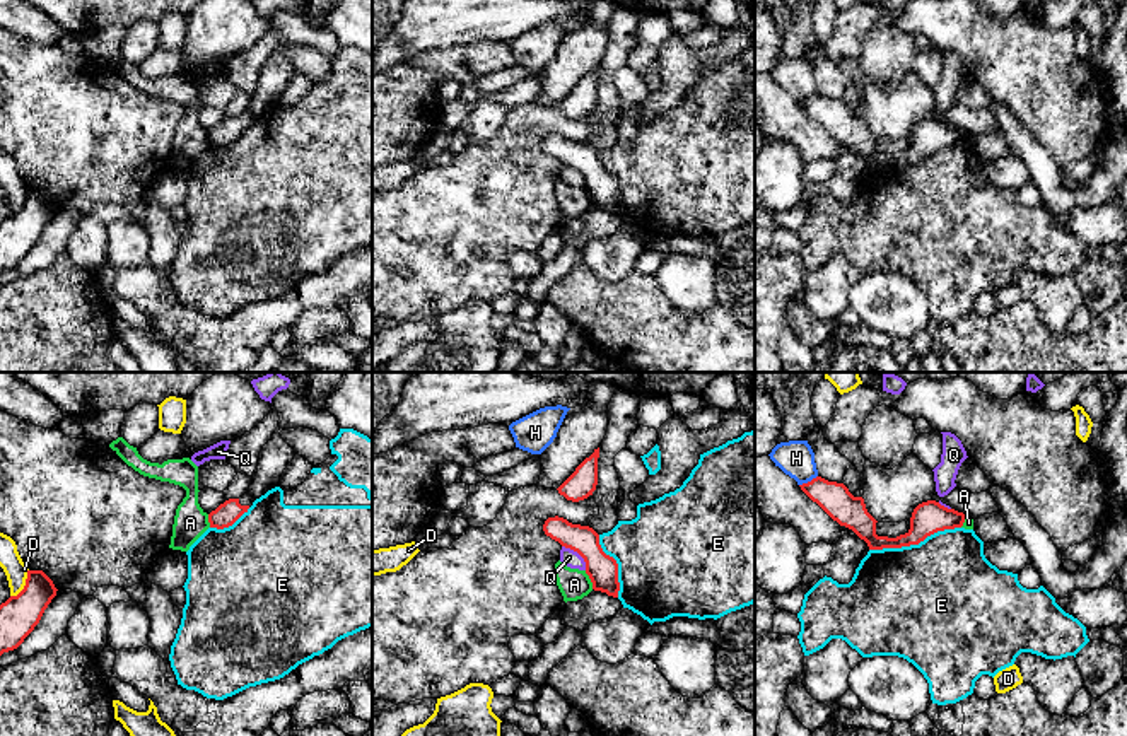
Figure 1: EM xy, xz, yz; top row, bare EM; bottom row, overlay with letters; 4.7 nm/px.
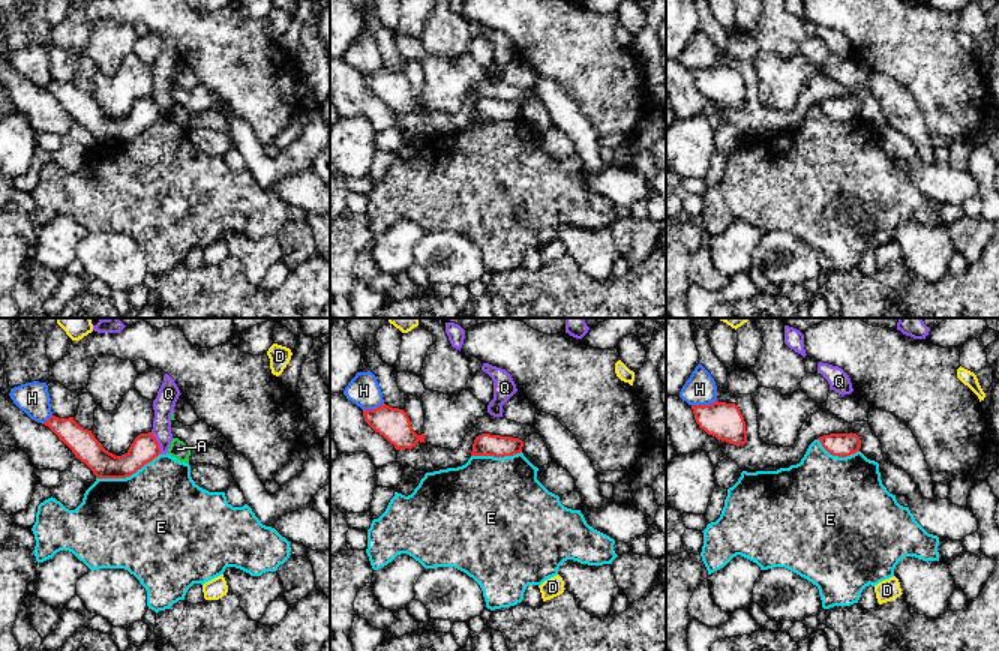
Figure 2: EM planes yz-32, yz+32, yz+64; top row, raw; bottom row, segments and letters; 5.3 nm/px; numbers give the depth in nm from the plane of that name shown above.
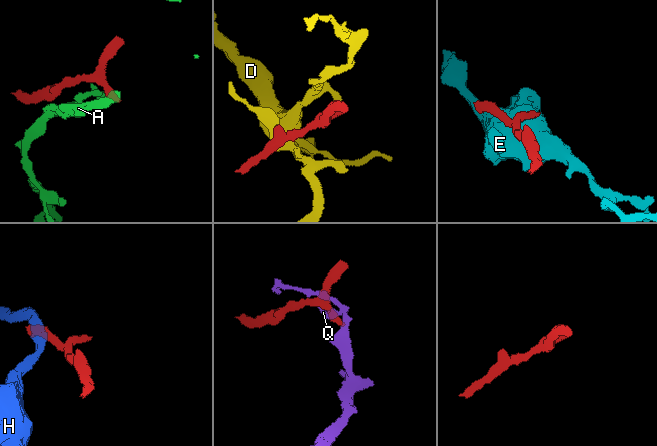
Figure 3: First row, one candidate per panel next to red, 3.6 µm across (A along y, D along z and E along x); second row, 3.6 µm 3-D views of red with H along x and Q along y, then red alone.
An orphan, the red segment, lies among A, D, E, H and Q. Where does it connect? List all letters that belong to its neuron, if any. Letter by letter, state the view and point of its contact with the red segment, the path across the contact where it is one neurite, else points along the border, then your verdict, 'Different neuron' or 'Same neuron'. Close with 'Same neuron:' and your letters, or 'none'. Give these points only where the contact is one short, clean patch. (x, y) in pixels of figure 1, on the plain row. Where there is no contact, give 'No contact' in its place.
A: Touches red at xz (589, 195). Different neuron
D: Touches red at xy (26, 202). Boundary: xy (28, 186), (24, 204), (11, 214). Different neuron
E: Touches red at yz (914, 161). Different neuron
H: Touches red at yz (808, 99). Boundary: yz (817, 93), (799, 103). Different neuron
Q: Touches red at xz (578, 169). Boundary: xz (562, 163), (574, 168), (583, 176), (586, 186). Different neuron
Same neuron: none

